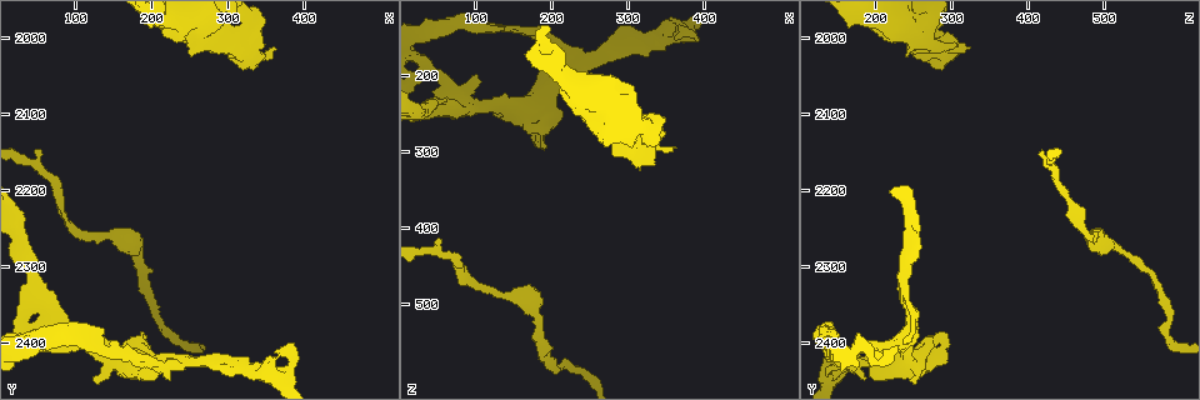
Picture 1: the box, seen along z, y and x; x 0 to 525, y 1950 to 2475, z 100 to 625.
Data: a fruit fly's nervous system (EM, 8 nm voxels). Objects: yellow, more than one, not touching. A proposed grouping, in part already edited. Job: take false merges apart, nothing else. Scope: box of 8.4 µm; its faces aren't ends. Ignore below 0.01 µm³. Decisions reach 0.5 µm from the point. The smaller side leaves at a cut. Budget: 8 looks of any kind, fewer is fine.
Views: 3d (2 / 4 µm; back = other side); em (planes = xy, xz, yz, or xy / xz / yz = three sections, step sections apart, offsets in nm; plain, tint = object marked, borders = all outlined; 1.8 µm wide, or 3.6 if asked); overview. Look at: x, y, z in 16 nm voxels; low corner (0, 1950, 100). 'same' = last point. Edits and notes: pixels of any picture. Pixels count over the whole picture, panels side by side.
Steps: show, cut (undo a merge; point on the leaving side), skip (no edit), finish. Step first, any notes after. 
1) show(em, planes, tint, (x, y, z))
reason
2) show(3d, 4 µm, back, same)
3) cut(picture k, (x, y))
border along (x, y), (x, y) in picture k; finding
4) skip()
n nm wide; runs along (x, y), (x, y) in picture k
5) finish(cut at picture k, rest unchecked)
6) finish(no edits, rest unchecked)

show(em, 3.6 µm, yz, step 4, tint, (300, 2015, 280))
closes a loop

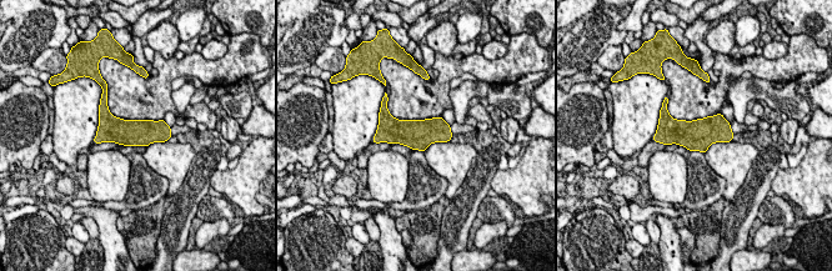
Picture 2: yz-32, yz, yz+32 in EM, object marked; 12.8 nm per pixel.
skip()
360 nm wide; all the same cell

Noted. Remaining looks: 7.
show(em, 3.6 µm, yz, step 4, tint, (220, 2425, 195))
four arms meet

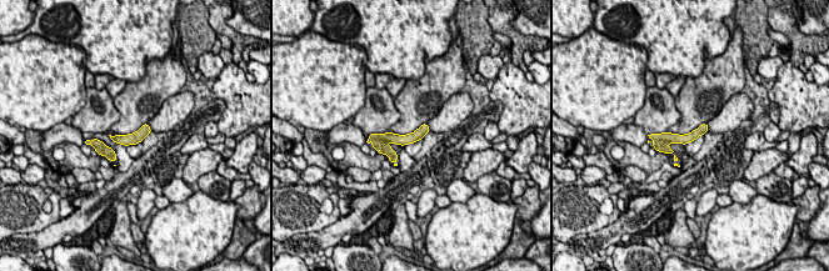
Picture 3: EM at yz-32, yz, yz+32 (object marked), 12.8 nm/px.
show(em, 3.6 µm, planes, tint, same)
another direction

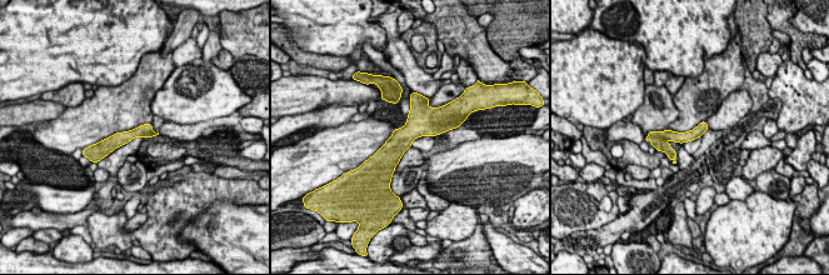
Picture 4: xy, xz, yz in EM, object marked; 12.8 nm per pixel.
cut(picture 4, (657, 141))
border along (653, 135), (664, 139) in picture 4; a second cell is stuck on

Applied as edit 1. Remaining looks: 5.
show(overview)
see it whole again

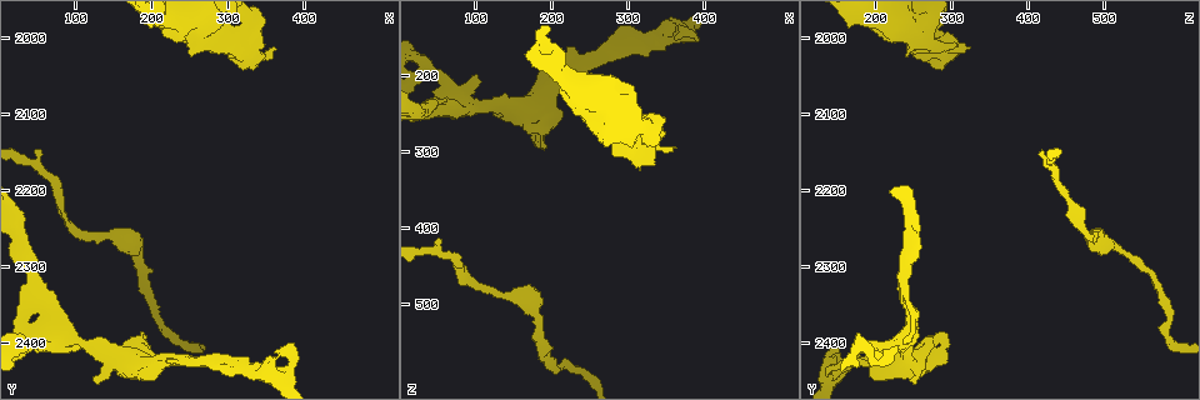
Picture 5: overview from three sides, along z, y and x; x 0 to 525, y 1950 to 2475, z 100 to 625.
show(em, yz, step 16, tint, (90, 2385, 245))
four or more arms meet

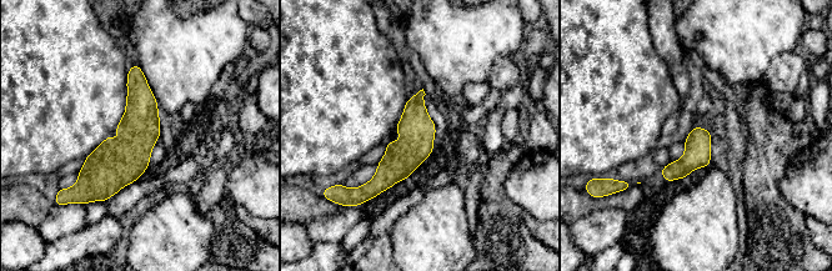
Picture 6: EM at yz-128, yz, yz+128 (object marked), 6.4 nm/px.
skip()
runs along (135, 66), (136, 142), (104, 197) in picture 6; all the same cell

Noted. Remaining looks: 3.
show(3d, 4 µm, (385, 2435, 145))
sharp bend

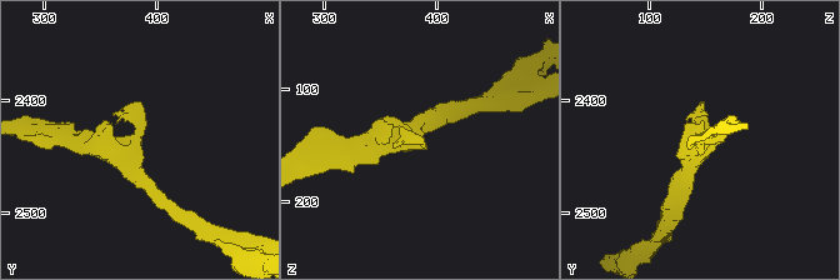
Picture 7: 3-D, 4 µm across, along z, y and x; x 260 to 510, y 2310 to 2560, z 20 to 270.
show(em, planes, borders, (384, 2434, 148))
arms of 220, 220 nm

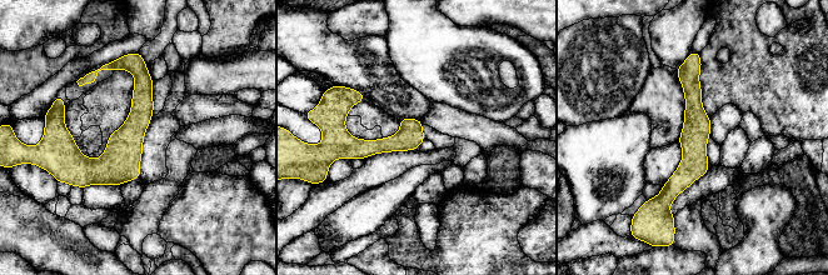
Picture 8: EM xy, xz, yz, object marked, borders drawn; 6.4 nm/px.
skip()
runs along (691, 61), (693, 165), (666, 204) in picture 8; all the same cell

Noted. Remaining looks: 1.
finish(cut at picture 4, rest unchecked)

